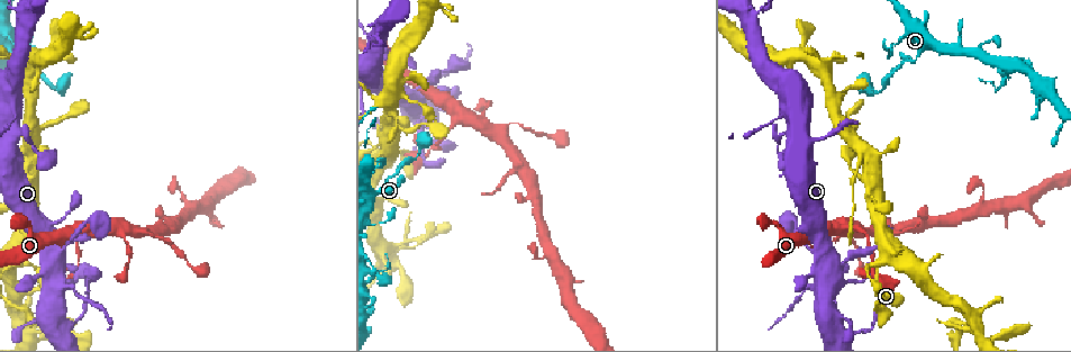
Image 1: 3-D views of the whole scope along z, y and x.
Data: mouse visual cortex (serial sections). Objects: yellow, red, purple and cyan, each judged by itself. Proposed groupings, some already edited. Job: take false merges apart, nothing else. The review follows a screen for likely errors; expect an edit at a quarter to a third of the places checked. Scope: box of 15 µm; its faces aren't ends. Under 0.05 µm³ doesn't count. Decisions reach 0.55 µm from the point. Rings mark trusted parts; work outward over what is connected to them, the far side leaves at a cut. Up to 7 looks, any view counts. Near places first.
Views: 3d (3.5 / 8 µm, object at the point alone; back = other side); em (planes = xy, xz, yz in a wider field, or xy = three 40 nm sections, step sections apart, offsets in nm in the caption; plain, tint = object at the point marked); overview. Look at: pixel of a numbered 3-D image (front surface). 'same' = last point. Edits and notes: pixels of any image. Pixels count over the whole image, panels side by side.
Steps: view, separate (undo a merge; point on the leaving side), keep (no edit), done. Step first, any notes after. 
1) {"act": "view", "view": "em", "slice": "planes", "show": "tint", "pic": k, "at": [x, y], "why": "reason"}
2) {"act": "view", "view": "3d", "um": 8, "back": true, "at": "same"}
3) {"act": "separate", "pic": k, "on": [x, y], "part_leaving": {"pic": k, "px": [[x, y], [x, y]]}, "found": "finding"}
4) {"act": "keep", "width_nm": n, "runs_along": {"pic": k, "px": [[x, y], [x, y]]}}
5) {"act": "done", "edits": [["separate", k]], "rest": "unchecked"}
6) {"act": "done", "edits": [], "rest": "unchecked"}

{"act": "view", "view": "3d", "um": 3.5, "pic": 1, "at": [373, 224], "why": "a narrow waist"}

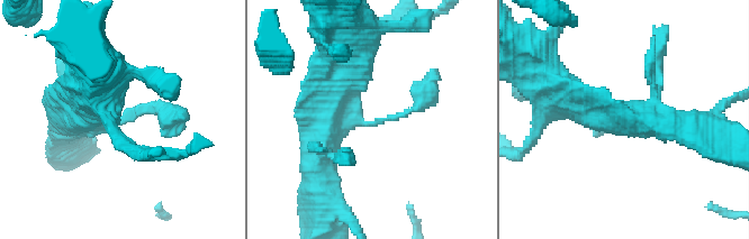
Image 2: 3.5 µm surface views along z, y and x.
{"act": "view", "view": "em", "slice": "xy", "step": 3, "show": "tint", "pic": 2, "at": [369, 122]}

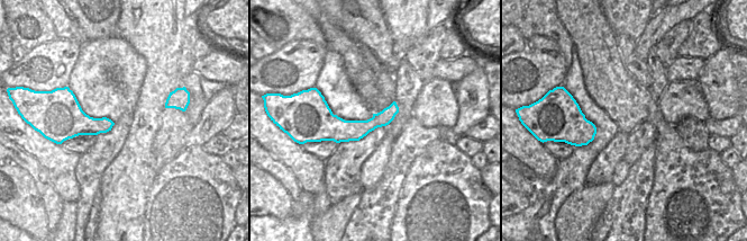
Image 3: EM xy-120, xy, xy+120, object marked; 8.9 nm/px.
{"act": "keep", "found": "one cell here"}

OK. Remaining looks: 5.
{"act": "view", "view": "3d", "um": 3.5, "pic": 1, "at": [886, 249], "why": "small branch off a trunk"}

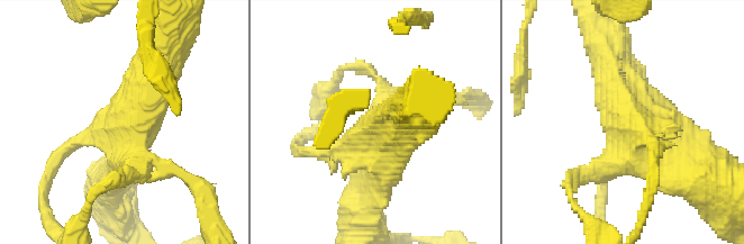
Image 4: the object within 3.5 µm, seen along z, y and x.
{"act": "view", "view": "em", "slice": "xy", "step": 3, "show": "tint", "pic": 4, "at": [622, 133]}

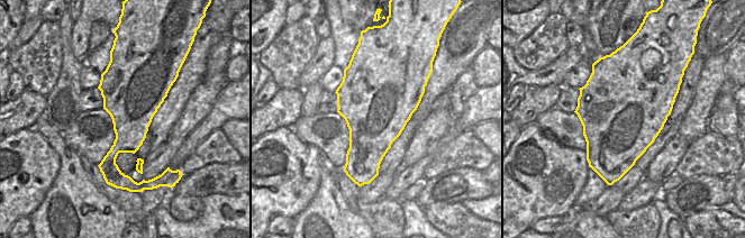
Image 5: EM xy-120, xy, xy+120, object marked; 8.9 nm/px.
{"act": "view", "view": "em", "slice": "xy", "step": 5, "show": "tint", "at": "same", "why": "another direction"}

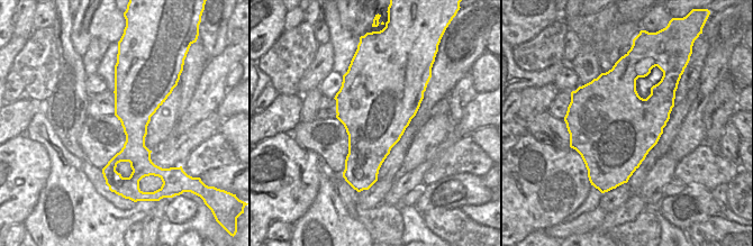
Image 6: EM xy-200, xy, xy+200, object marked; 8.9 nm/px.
{"act": "keep", "runs_along": {"pic": 4, "px": [[180, 174], [135, 150], [160, 63]]}, "found": "all the same cell"}

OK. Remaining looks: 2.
{"act": "view", "view": "3d", "um": 3.5, "pic": 1, "at": [852, 194], "why": "thin neck"}

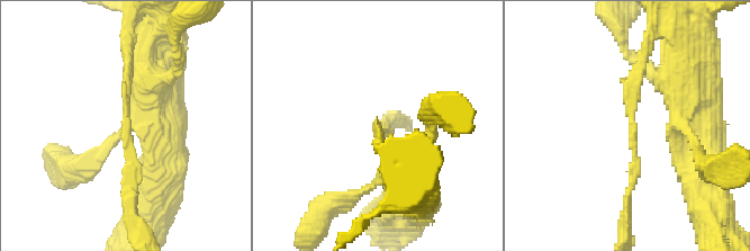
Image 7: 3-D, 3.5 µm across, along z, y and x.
{"act": "view", "view": "em", "slice": "xy", "step": 5, "show": "tint", "pic": 7, "at": [631, 127], "arm_widths_nm": [150, 150]}

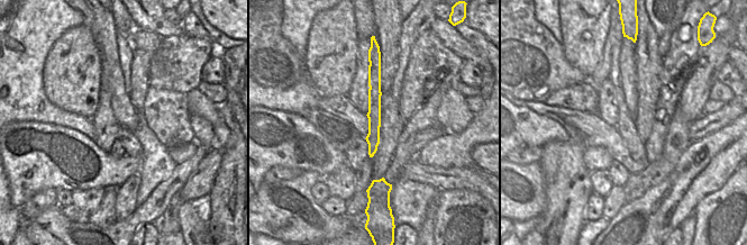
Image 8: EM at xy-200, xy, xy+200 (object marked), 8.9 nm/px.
{"act": "separate", "pic": 7, "on": [633, 142], "width_nm": 120, "part_leaving": {"pic": 7, "px": [[633, 106], [635, 171], [627, 216]]}, "found": "two cells meet here"}

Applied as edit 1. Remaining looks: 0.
{"act": "done", "edits": [["separate", 7]], "rest": "unchecked"}

